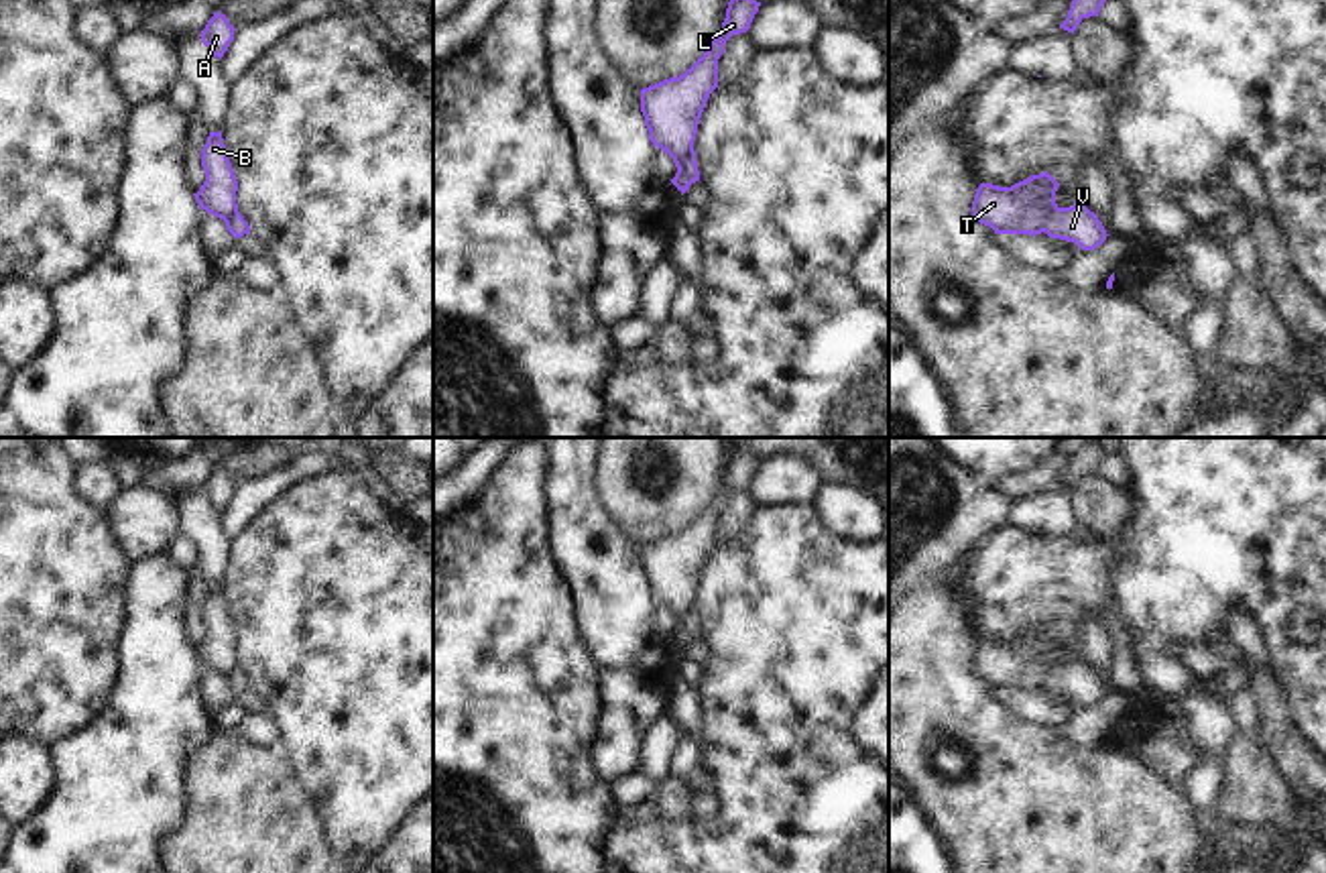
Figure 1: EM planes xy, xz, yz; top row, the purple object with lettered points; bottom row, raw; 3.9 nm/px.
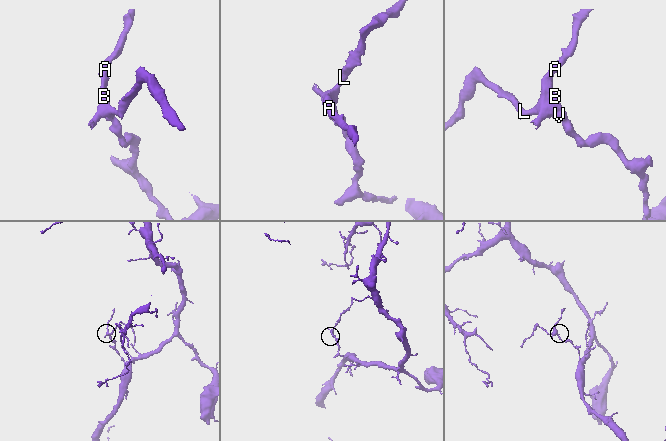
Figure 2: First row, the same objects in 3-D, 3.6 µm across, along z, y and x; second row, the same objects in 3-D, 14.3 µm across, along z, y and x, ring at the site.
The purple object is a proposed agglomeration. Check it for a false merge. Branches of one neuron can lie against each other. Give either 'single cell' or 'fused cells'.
fused cells

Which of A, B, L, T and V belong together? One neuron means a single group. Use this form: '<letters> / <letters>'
A B L T / V

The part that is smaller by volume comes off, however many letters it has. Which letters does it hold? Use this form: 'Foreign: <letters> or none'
Foreign: A, B, L, T

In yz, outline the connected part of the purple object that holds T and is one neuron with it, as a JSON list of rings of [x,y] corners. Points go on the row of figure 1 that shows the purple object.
[[[1047,173],[1031,175],[1011,187],[980,183],[972,201],[972,216],[994,234],[1045,232],[1049,216],[1060,210],[1056,191],[1060,183]]]

